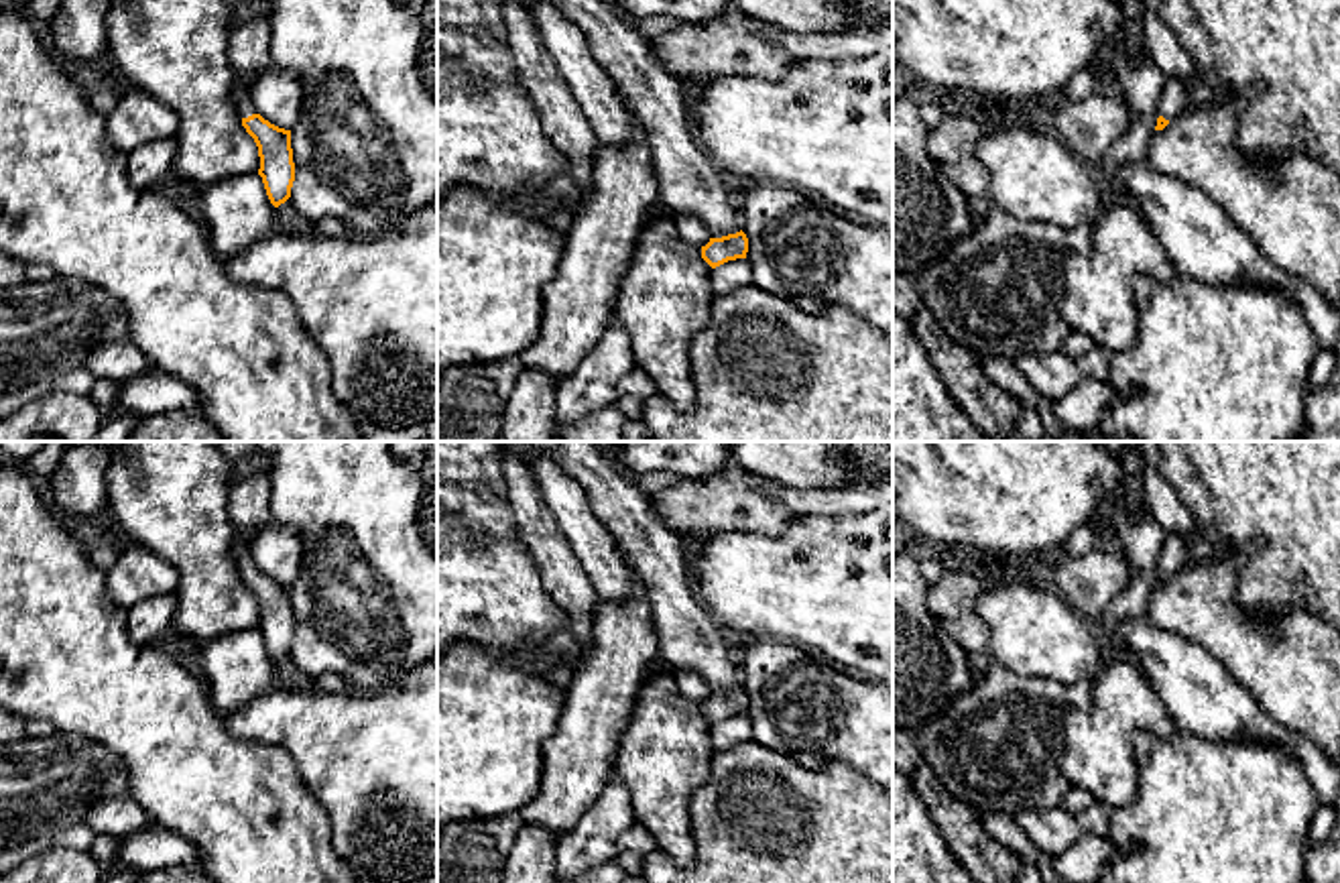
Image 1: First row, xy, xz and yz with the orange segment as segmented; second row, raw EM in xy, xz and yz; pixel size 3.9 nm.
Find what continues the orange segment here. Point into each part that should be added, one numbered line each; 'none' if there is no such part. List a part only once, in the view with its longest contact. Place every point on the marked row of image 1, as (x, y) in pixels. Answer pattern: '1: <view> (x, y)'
1: xy (240, 94)

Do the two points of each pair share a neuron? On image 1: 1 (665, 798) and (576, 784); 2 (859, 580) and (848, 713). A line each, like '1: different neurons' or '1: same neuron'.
1: different neurons
2: different neurons

